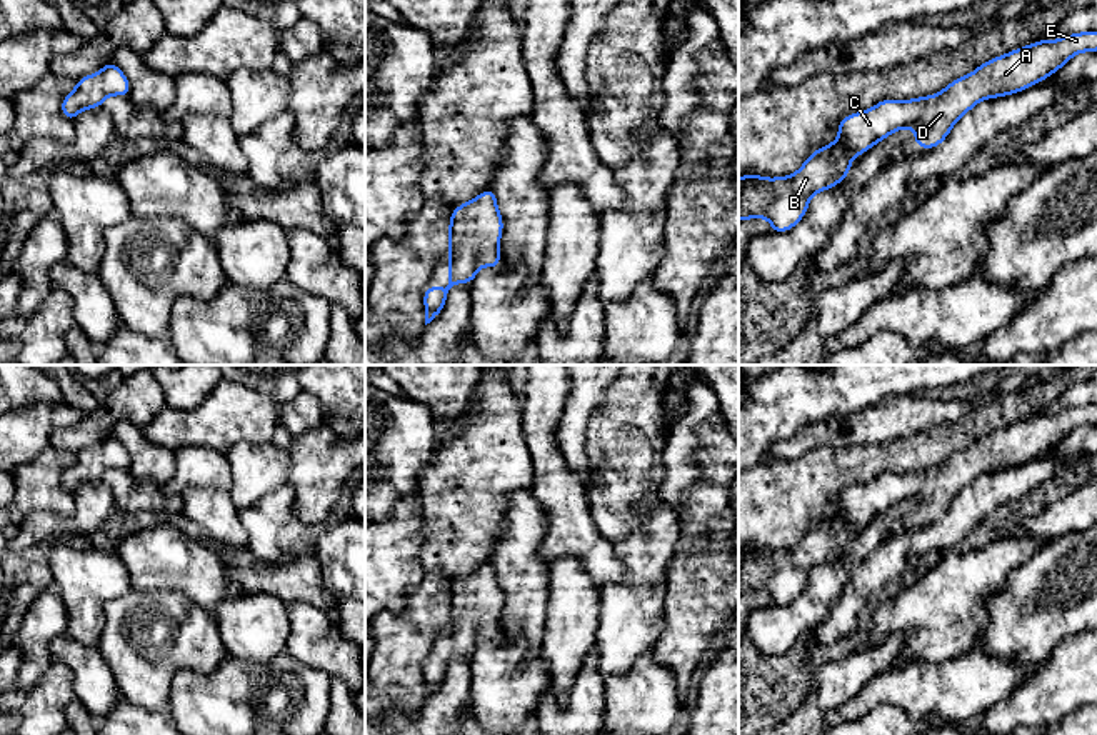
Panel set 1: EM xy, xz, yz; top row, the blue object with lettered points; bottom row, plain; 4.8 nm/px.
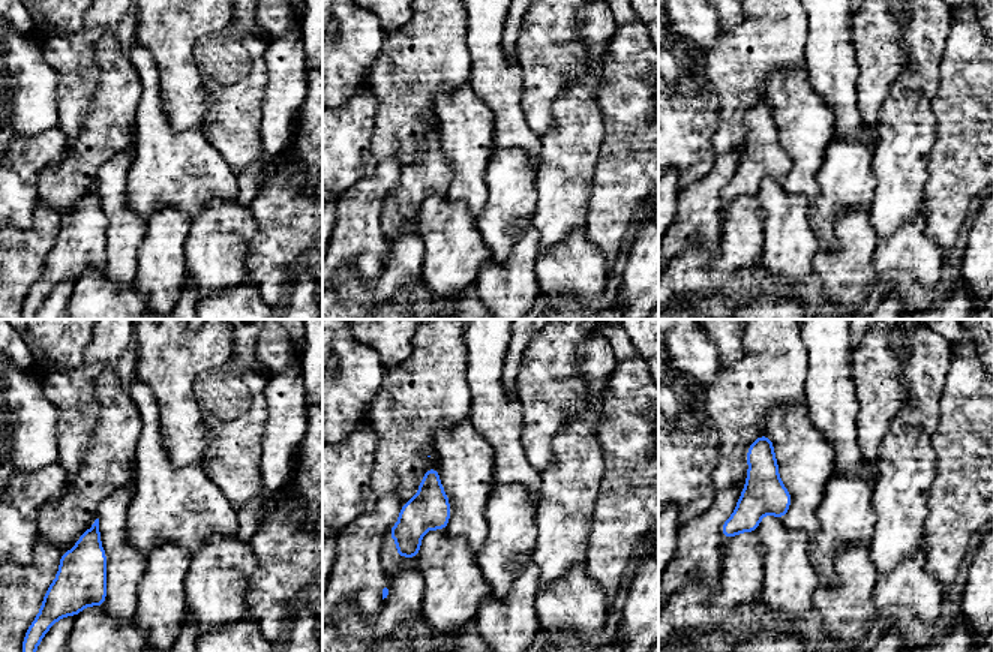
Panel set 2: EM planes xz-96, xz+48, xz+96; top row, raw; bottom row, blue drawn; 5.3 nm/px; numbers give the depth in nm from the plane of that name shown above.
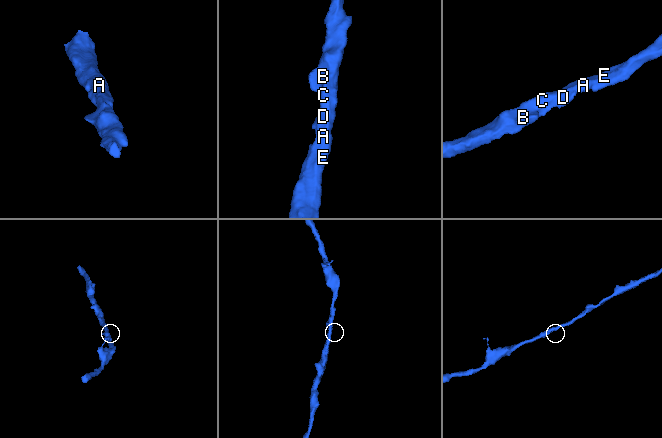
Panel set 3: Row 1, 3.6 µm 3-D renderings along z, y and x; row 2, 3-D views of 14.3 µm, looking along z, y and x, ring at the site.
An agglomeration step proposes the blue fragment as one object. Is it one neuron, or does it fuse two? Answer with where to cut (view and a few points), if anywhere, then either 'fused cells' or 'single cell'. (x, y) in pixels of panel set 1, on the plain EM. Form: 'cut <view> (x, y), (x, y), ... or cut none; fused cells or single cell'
cut none; single cell

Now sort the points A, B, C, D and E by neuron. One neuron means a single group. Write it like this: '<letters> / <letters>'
A B C D E

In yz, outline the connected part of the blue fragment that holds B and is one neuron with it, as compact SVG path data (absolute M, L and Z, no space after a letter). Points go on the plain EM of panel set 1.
M1097 405L1039 413L979 438L935 468L880 473L870 483L850 487L837 500L839 513L814 523L794 548L740 550L739 595L764 590L772 607L789 605L807 587L812 568L839 558L849 548L852 532L890 507L912 500L917 505L914 518L930 523L980 473L1019 467L1049 452L1080 425L1097 425Z

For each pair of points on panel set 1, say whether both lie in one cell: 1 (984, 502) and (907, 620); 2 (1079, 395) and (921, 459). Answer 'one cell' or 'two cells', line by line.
1: two cells
2: two cells

